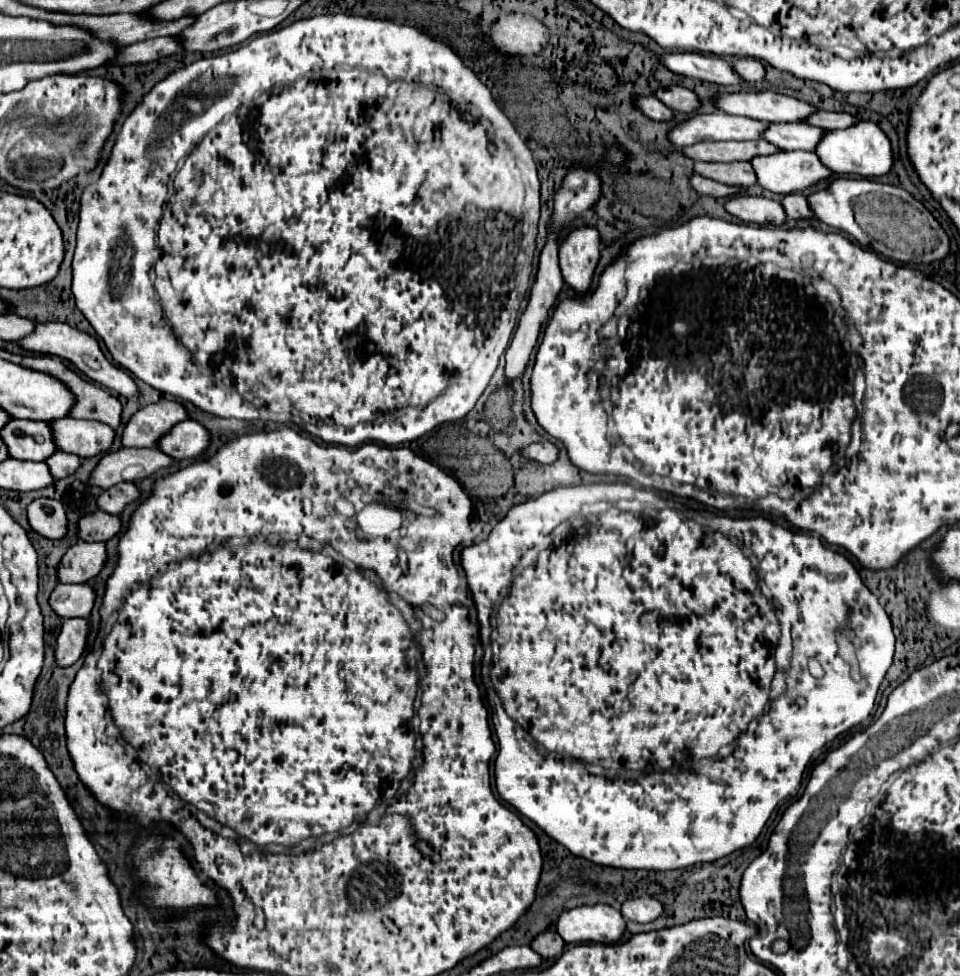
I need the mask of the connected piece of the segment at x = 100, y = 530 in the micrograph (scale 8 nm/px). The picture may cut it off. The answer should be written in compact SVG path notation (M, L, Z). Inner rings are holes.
M94 511L94 513L88 513L88 515L80 517L76 537L82 539L82 541L88 541L88 543L108 541L120 531L120 527L122 527L122 523L120 523L118 515Z

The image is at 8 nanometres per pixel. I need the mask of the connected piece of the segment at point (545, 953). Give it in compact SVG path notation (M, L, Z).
M544 931L536 935L530 943L530 947L544 959L554 959L564 951L564 941L556 931Z

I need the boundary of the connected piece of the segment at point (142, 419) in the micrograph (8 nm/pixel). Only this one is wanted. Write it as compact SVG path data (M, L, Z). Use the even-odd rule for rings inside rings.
M160 401L160 403L154 403L154 405L146 405L146 407L138 409L130 417L130 421L126 423L124 433L122 433L122 447L156 447L158 439L162 435L166 435L176 423L180 423L184 419L188 419L188 413L176 401Z

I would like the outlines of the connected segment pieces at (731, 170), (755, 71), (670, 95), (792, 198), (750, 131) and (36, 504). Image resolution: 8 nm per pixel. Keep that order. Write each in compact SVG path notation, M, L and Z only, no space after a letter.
M700 161L700 163L694 163L694 173L724 185L748 187L756 183L754 169L746 161L736 161L736 163L702 163Z
M734 59L732 69L738 73L738 77L742 77L742 81L748 83L760 81L764 77L764 67L754 59Z
M672 85L666 89L658 89L654 93L666 107L674 109L674 111L682 111L682 113L692 113L698 107L698 97L690 91L684 89L680 85Z
M794 193L794 195L786 195L782 201L780 201L782 209L786 209L786 215L792 217L792 219L808 219L812 217L812 211L806 203L806 197Z
M726 113L692 115L670 129L670 143L676 147L694 145L698 141L748 141L760 139L766 123L750 117L734 117Z
M40 497L26 507L30 527L46 539L62 539L66 535L66 513L60 501Z

